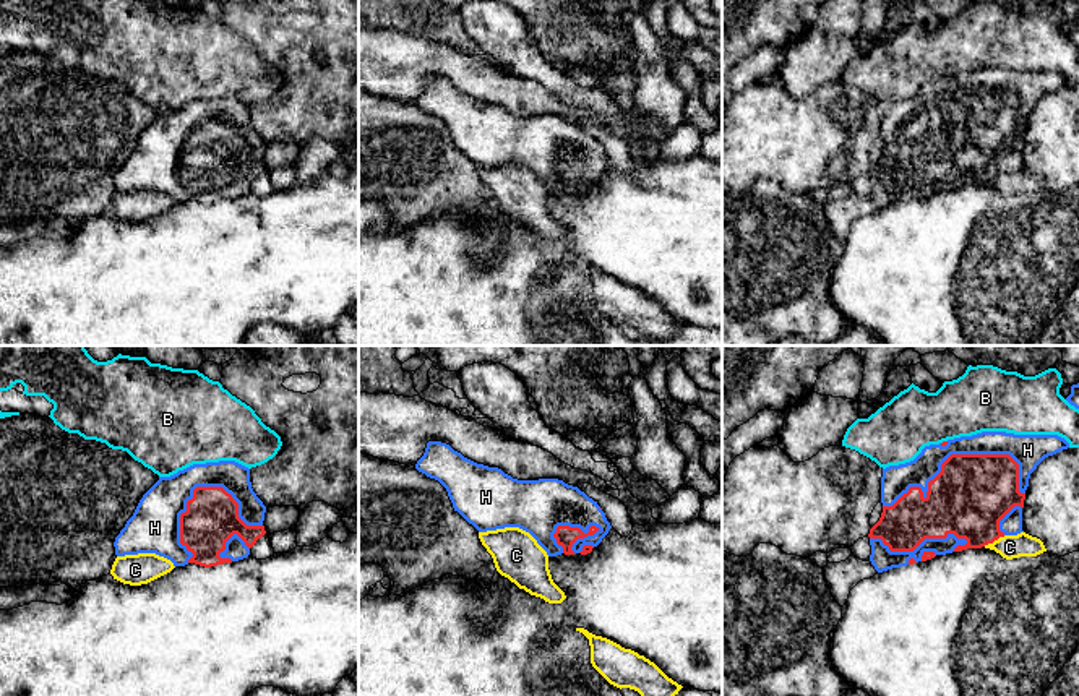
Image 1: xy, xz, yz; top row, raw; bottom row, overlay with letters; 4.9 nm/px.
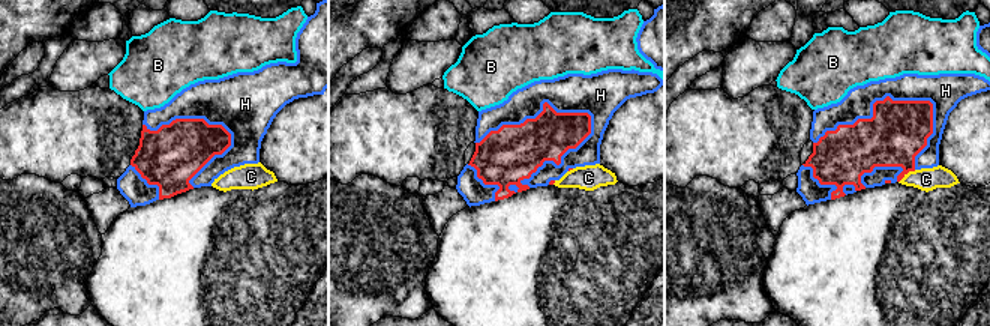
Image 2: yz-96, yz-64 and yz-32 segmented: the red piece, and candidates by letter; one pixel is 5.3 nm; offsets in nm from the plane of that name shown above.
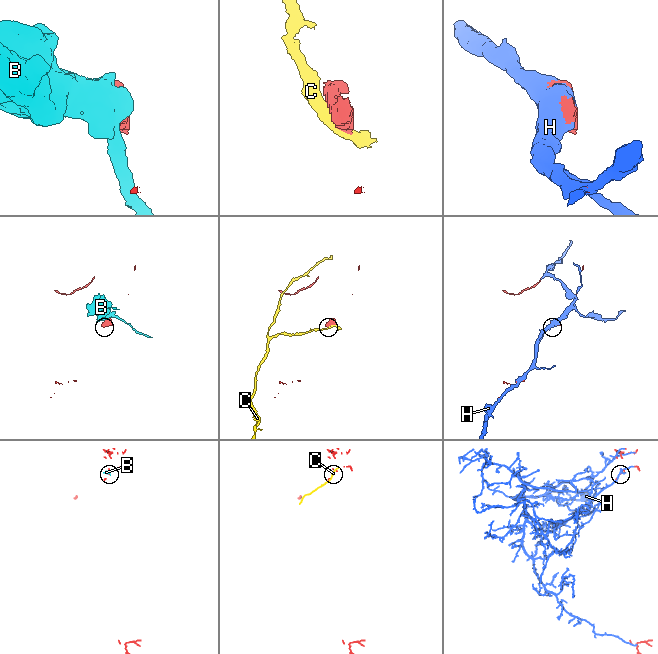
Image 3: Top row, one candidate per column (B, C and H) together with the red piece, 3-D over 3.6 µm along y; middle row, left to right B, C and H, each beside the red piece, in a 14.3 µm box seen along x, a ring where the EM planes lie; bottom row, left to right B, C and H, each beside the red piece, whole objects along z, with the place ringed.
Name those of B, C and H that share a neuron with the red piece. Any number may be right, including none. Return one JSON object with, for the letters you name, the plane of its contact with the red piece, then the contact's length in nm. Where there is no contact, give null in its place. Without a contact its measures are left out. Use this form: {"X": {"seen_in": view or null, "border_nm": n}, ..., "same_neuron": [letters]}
{"H": {"seen_in": "yz", "border_nm": 700}, "same_neuron": ["H"]}

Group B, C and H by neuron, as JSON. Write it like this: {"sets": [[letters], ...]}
{"sets": [["B"], ["C"], ["H"]]}

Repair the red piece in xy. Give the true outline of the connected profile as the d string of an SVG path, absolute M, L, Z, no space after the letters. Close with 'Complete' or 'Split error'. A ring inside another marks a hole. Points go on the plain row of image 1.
M235 97L193 101L159 117L143 131L133 153L115 174L117 193L156 190L185 203L204 204L243 196L266 167L266 143L250 118L250 105Z. Split error

